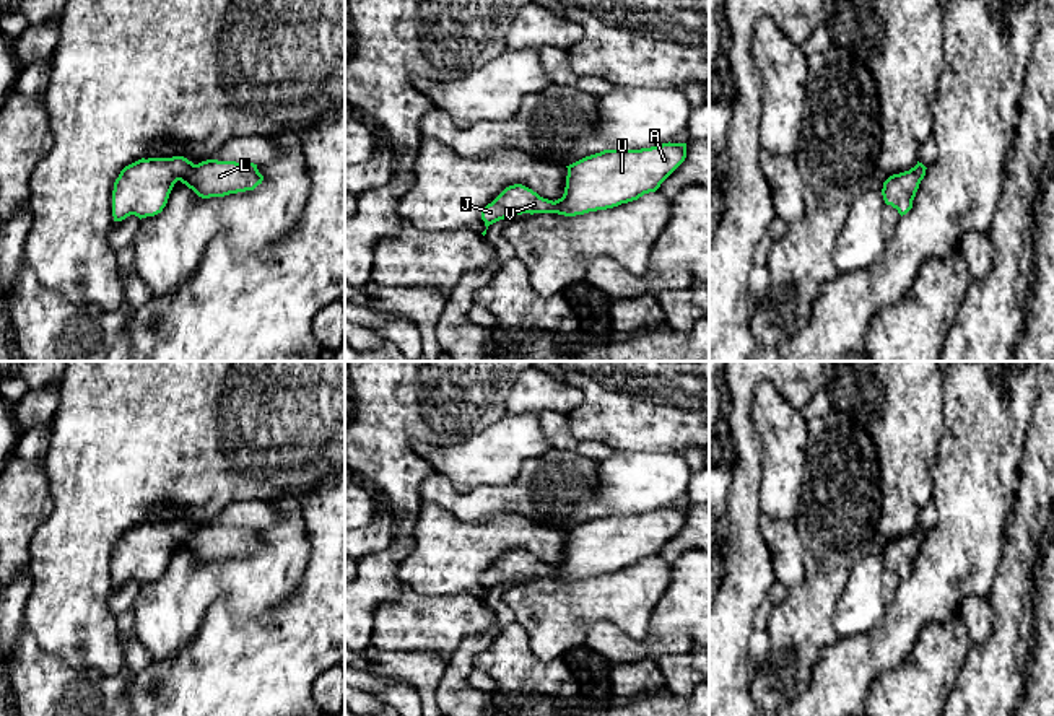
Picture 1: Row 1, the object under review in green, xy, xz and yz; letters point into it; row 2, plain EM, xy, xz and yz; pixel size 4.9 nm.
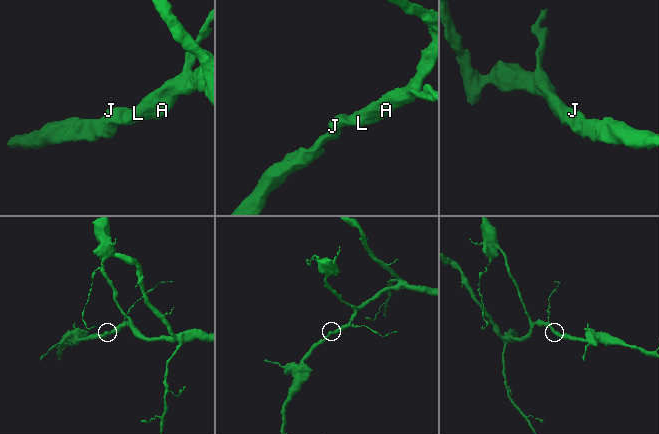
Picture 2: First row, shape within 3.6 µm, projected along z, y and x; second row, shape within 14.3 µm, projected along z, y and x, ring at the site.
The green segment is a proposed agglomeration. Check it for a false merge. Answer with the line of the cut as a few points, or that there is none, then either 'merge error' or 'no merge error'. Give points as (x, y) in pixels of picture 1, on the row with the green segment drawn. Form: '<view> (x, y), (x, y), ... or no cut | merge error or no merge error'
no cut | no merge error

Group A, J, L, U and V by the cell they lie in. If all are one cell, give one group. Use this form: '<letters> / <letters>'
A J L U V

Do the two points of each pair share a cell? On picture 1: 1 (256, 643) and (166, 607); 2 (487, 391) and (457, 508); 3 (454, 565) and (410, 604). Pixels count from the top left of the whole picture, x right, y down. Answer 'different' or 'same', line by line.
1: different
2: different
3: different

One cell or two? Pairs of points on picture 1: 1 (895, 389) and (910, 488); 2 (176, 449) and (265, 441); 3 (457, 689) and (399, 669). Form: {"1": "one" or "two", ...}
{"1": "one", "2": "one", "3": "two"}

